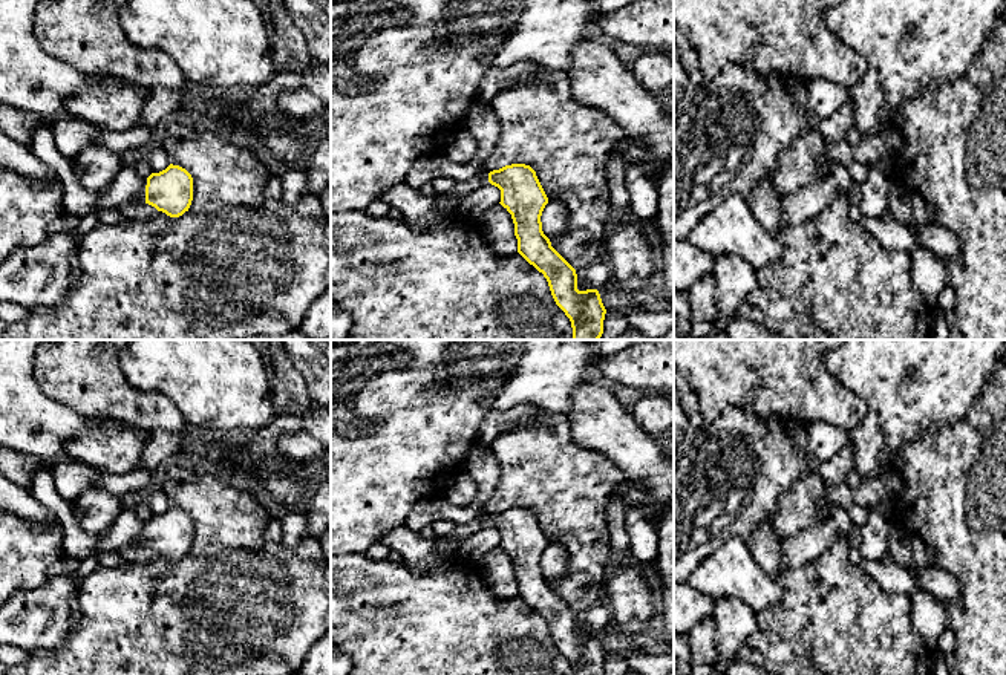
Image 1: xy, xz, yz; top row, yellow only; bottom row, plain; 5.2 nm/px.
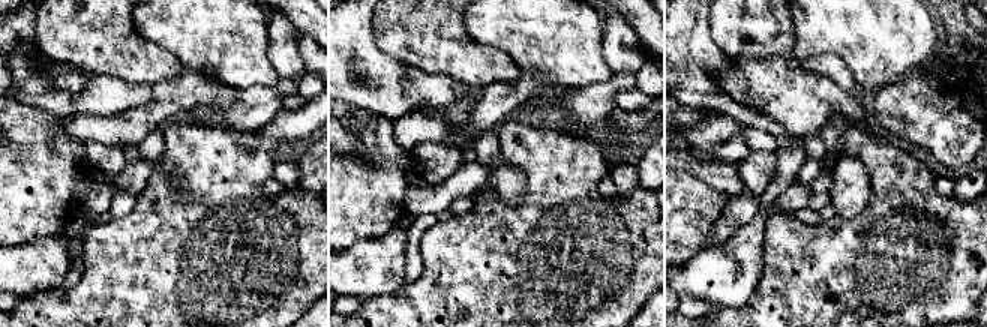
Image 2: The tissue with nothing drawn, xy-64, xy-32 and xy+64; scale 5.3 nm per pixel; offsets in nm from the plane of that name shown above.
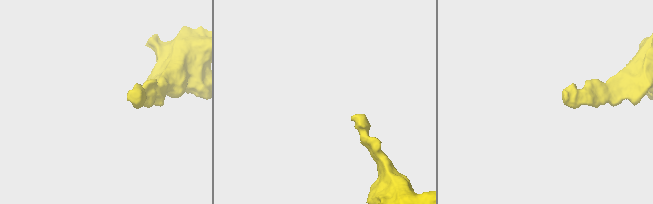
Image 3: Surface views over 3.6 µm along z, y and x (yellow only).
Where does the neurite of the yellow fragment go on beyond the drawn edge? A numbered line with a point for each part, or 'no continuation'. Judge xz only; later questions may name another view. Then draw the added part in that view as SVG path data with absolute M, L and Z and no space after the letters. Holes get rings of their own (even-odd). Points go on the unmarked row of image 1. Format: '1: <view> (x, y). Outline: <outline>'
1: xz (461, 531). Outline: M484 514L467 525L458 525L446 537L453 539L453 540L469 539L470 536L473 536L475 533L478 533L479 530L482 530L485 527L488 527L488 516Z

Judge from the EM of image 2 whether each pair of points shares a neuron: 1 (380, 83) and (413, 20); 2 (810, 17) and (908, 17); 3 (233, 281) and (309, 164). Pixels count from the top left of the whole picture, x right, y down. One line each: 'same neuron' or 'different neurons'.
1: different neurons
2: same neuron
3: different neurons

